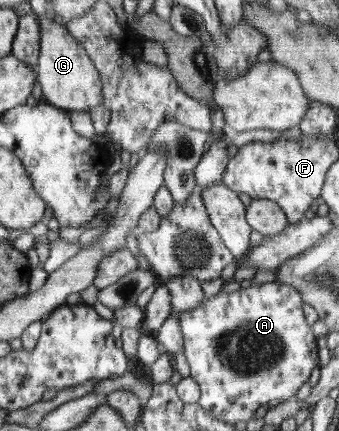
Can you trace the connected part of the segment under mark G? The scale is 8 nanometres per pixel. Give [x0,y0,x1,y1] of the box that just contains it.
[36,18,102,111]

